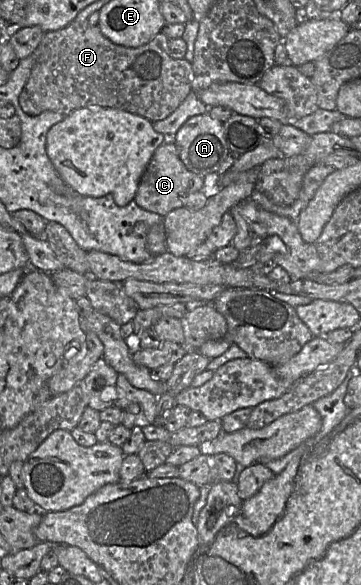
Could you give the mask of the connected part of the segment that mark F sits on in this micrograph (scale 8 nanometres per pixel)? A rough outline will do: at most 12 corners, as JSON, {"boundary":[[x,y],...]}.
{"boundary":[[74,20],[45,32],[23,112],[154,122],[191,92],[158,33],[129,48]]}

